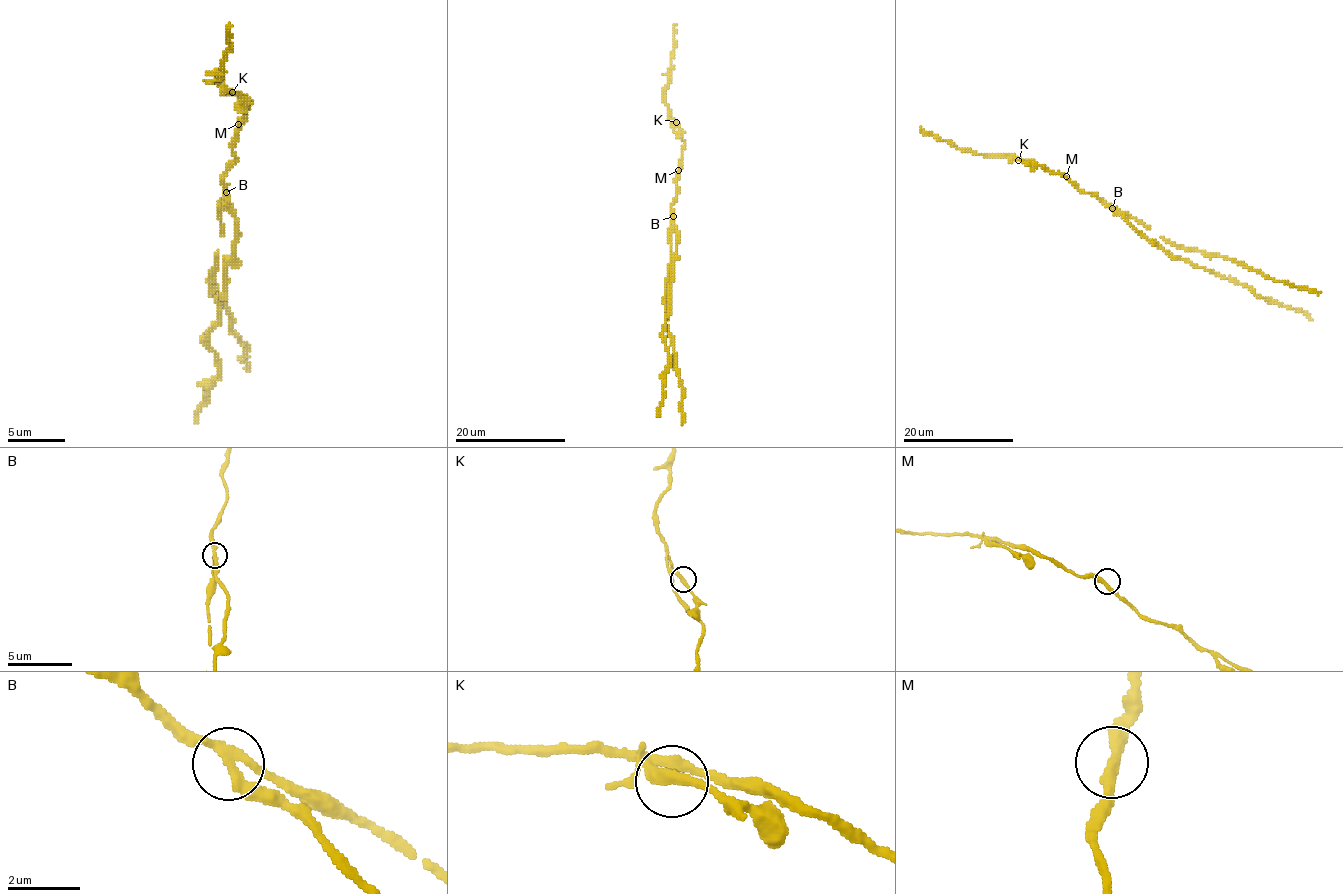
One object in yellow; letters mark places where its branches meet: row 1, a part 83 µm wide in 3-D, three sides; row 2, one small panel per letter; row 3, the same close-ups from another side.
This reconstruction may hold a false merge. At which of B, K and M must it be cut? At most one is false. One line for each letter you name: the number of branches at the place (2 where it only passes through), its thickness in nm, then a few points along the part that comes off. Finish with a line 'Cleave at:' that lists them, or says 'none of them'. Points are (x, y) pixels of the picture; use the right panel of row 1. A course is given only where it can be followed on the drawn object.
B: 2 branches meet; 320 nm thick; foreign part runs (1112, 209), (1172, 256), (1233, 278), (1258, 296), (1301, 309), (1312, 319)
Cleave at: B

